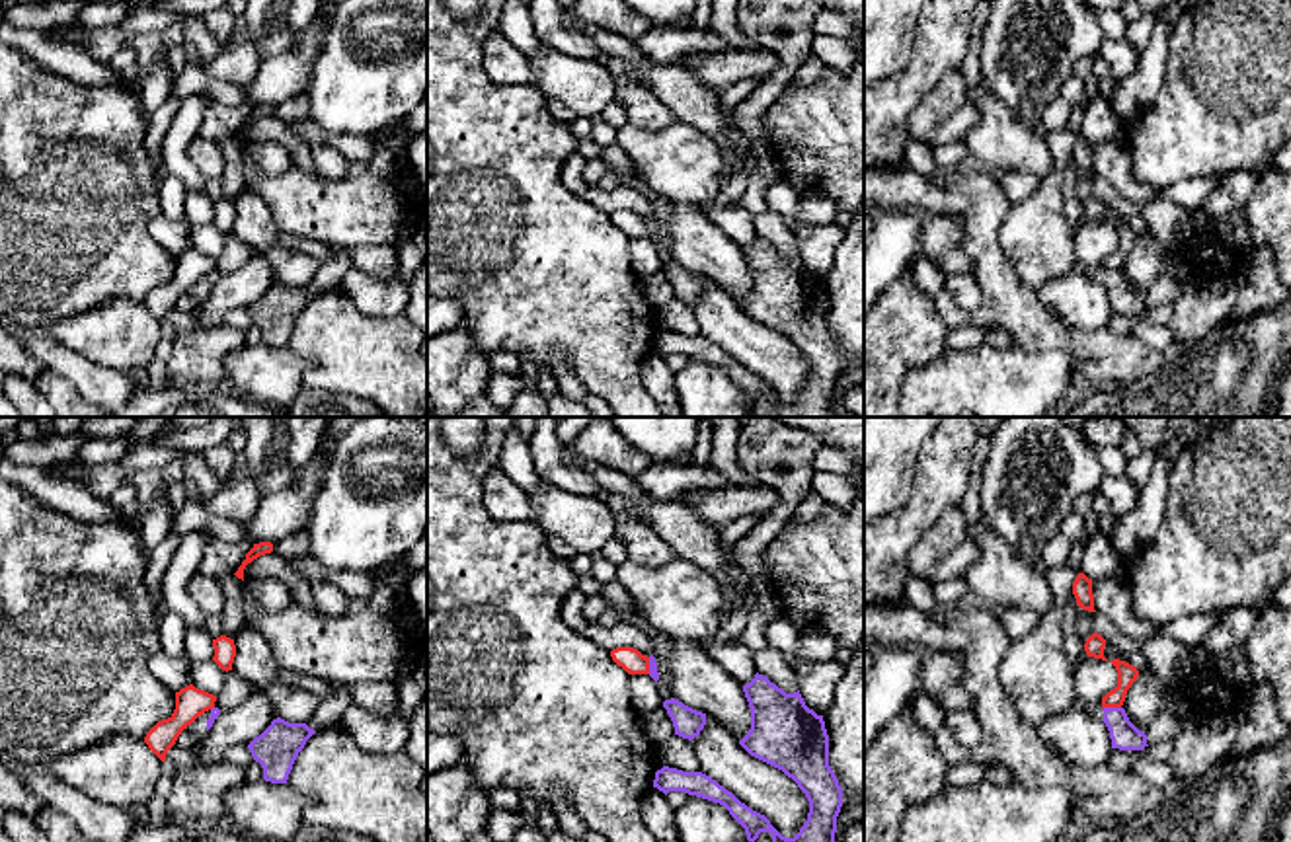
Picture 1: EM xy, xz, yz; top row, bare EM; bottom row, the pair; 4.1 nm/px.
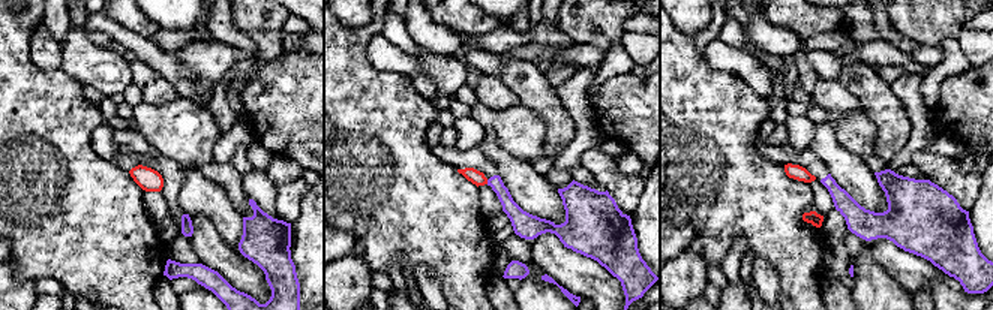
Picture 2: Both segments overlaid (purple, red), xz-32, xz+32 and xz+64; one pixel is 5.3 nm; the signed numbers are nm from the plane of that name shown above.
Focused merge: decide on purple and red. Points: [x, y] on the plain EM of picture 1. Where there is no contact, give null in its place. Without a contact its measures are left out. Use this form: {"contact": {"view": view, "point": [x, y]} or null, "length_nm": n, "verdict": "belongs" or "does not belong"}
{"contact": {"view": "yz", "point": [1112, 271]}, "length_nm": 70, "verdict": "does not belong"}

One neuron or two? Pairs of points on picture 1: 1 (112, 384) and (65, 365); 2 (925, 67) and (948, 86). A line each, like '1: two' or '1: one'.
1: one
2: two

